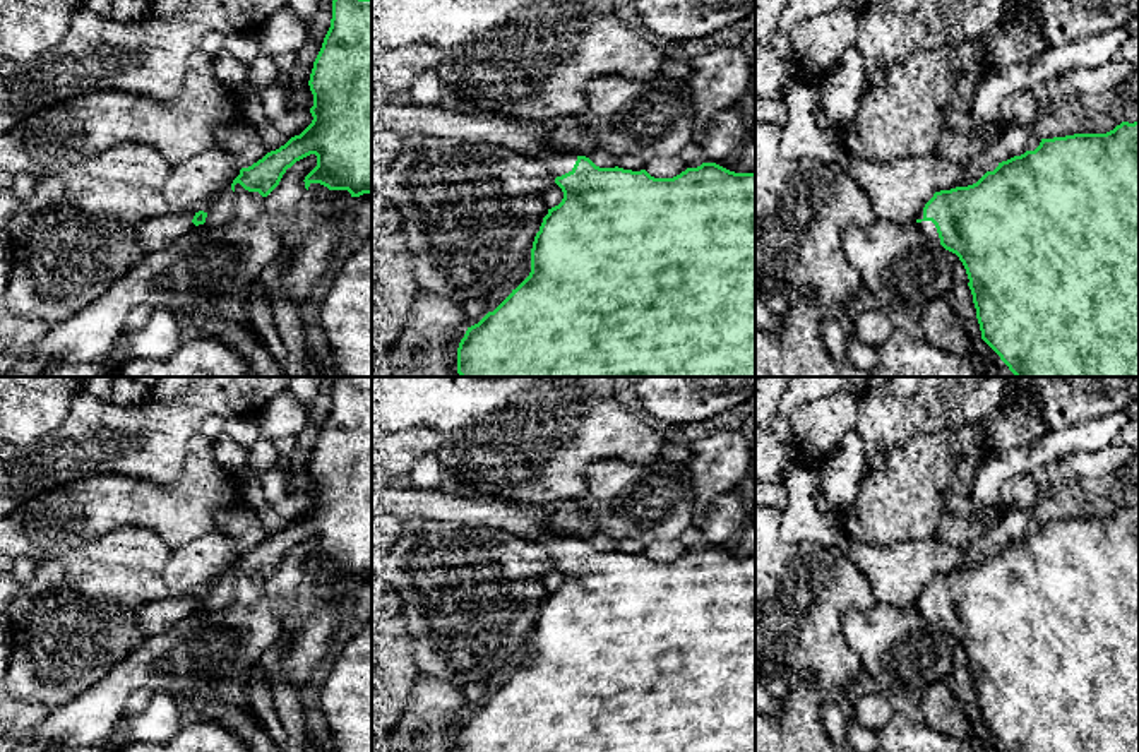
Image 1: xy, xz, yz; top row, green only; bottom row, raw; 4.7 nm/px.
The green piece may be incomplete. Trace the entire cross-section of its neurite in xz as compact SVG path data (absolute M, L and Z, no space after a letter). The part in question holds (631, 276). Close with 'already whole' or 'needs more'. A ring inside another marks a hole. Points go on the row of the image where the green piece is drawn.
M372 106L372 130L391 130L403 137L420 132L425 137L442 137L442 139L462 139L471 144L495 144L512 149L517 154L524 154L529 158L543 159L548 166L548 171L555 176L555 183L562 188L564 199L558 206L548 209L548 214L543 218L540 231L534 236L531 248L531 272L529 276L516 288L512 293L493 310L488 312L478 324L468 327L464 337L457 348L457 373L461 377L755 377L755 173L735 173L716 163L702 163L697 168L687 168L680 175L673 178L654 178L646 170L632 171L623 168L599 168L586 156L567 154L550 147L545 142L540 123L529 123L522 120L500 118L490 113L461 113L454 108L445 106Z; needs more

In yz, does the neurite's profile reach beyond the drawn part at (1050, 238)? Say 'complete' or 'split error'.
split error

